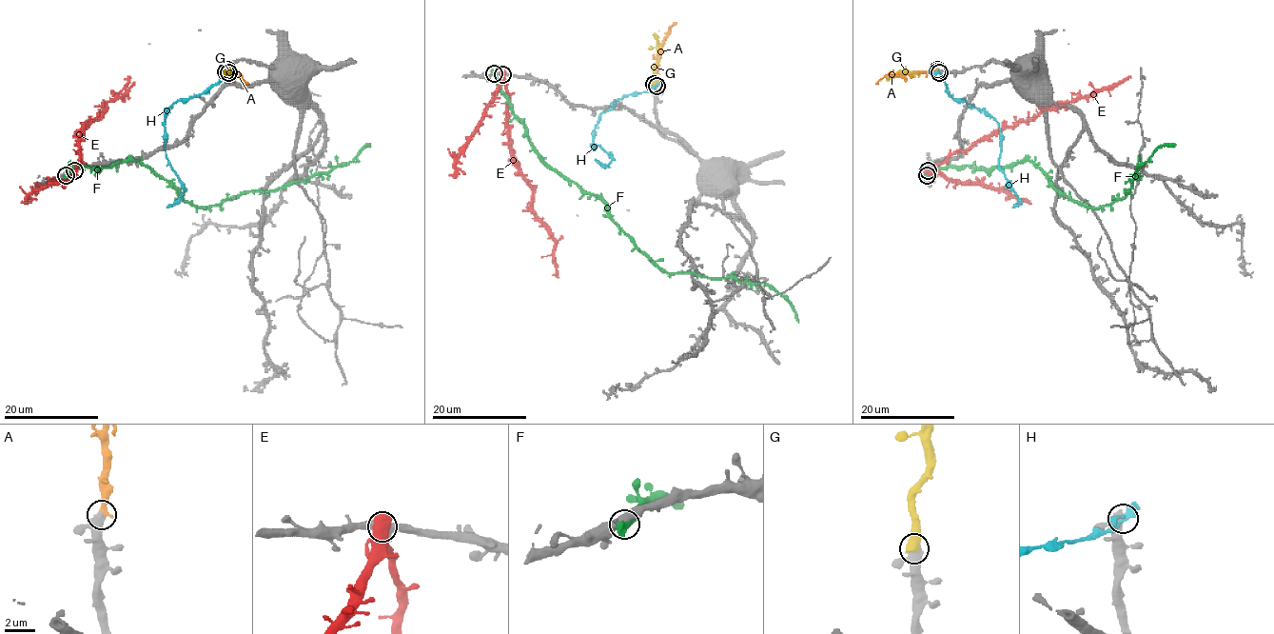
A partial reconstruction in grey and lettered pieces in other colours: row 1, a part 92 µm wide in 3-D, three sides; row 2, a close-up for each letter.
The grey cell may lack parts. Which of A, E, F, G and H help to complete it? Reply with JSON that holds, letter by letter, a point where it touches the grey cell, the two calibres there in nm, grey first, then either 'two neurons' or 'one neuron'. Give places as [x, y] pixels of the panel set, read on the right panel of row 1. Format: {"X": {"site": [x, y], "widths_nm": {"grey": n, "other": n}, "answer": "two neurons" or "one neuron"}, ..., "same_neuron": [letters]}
{"A": {"site": [937, 69], "widths_nm": {"grey": 400, "other": 480}, "answer": "two neurons"}, "E": {"site": [928, 170], "widths_nm": {"grey": 480, "other": 950}, "answer": "two neurons"}, "F": {"site": [927, 175], "widths_nm": {"grey": 500, "other": 650}, "answer": "two neurons"}, "G": {"site": [937, 71], "widths_nm": {"grey": 400, "other": 650}, "answer": "one neuron"}, "H": {"site": [939, 72], "widths_nm": {"grey": 440, "other": 320}, "answer": "two neurons"}, "same_neuron": ["G"]}

